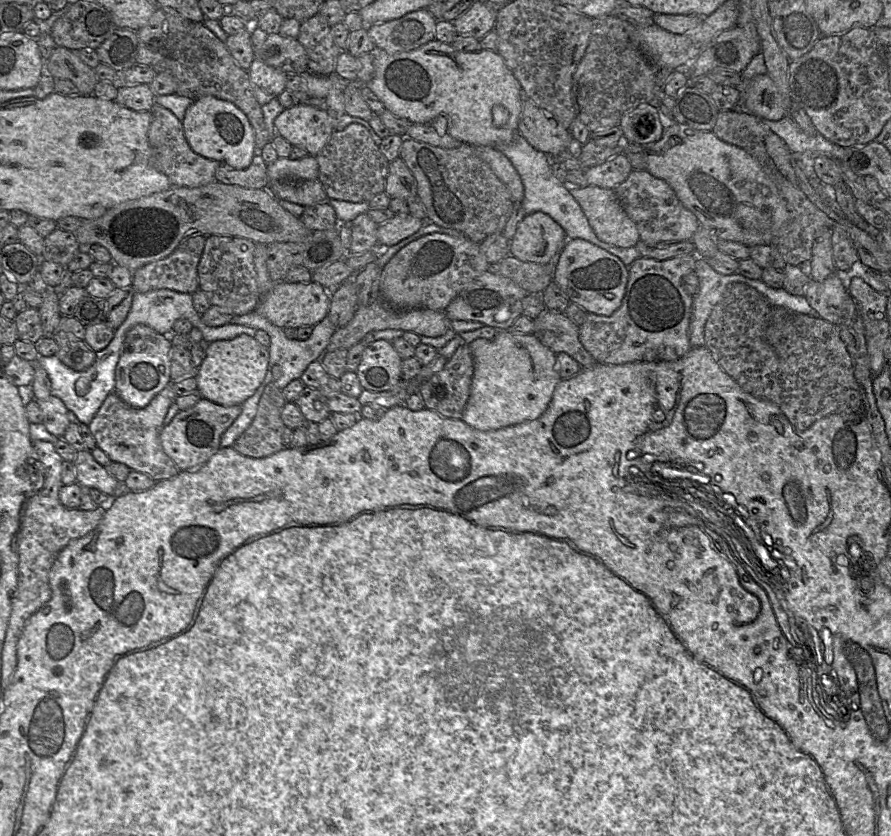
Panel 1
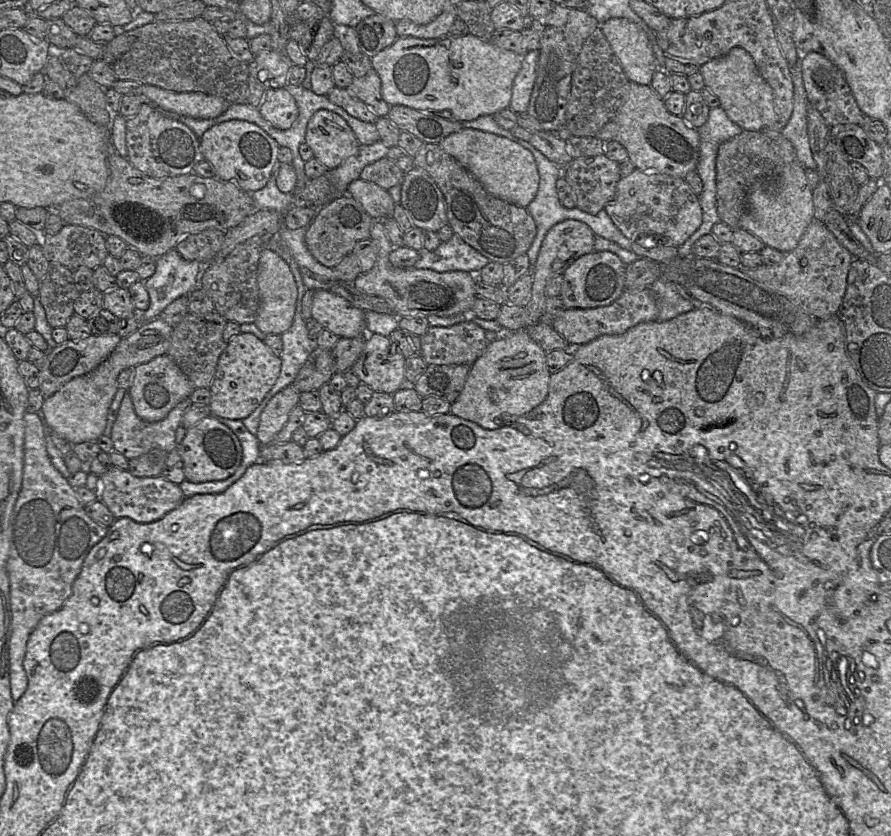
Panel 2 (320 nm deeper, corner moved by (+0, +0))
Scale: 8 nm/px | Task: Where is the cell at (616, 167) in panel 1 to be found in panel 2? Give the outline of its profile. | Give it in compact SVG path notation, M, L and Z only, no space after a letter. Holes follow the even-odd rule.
M605 154L573 159L563 169L563 176L575 194L577 207L593 215L613 200L621 179L619 163Z

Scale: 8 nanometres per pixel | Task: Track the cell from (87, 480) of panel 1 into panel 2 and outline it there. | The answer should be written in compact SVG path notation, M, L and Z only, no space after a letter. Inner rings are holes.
M112 467L100 478L104 484L101 501L116 519L129 518L138 523L151 523L160 520L184 499L180 486L168 481L163 476L136 477L128 470Z

